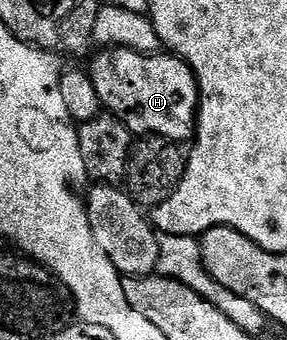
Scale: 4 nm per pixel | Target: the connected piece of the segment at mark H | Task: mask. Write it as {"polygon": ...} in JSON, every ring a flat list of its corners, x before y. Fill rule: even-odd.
{"polygon":[[110,46,104,47,99,50,95,56,95,61,92,62,91,68,89,67,89,75,93,86,97,90,97,98,100,105,110,115,116,116,128,130,131,131,136,137,142,138,144,136,160,136,166,140,174,140,176,142,184,142,183,140,190,141,195,135,195,122,199,119,199,83,195,77,195,71,187,65,187,61,181,59,180,56,174,54,148,54,145,52,134,52,131,48,112,48]]}

